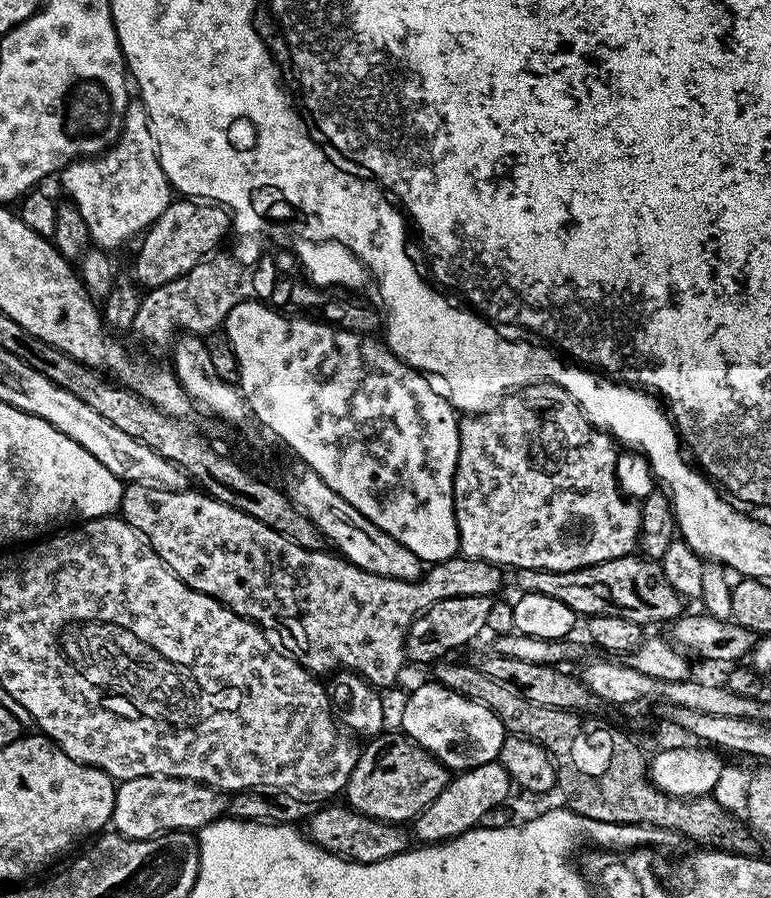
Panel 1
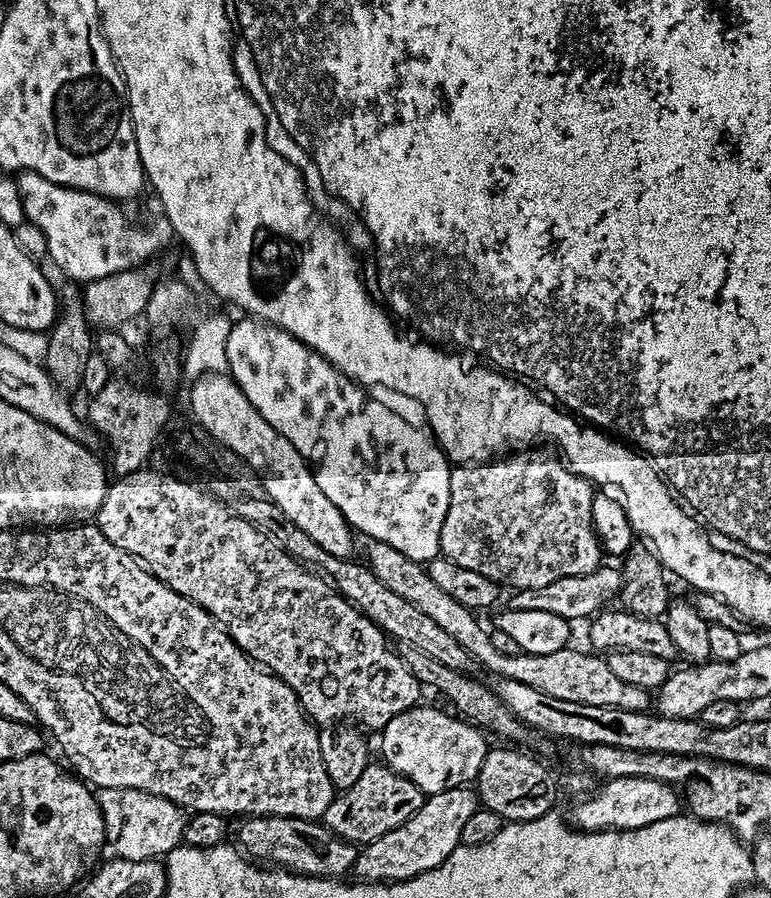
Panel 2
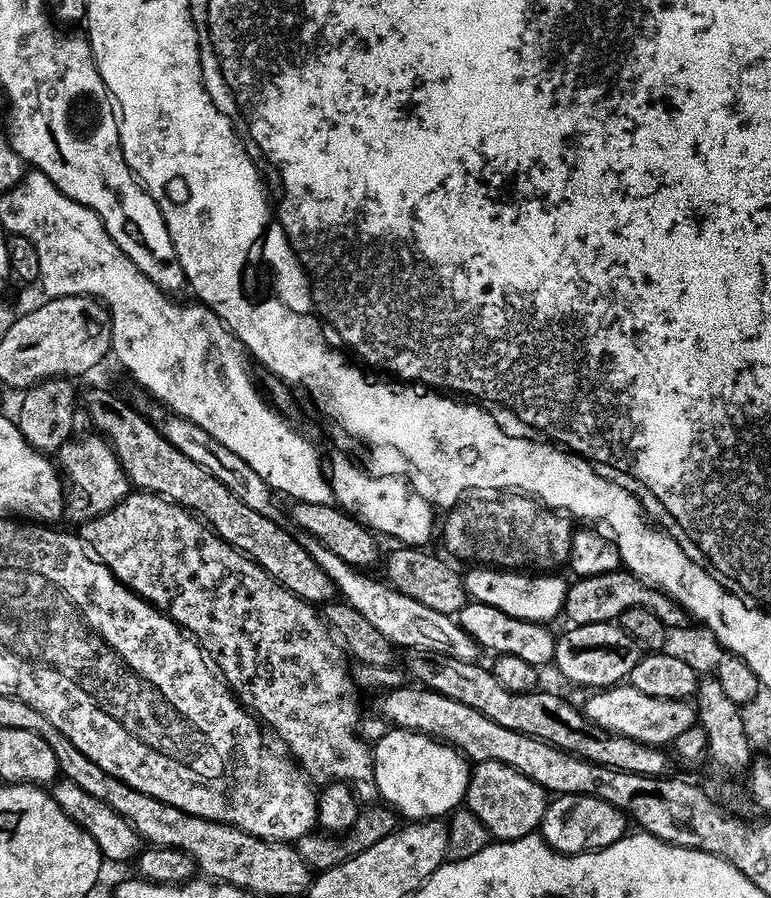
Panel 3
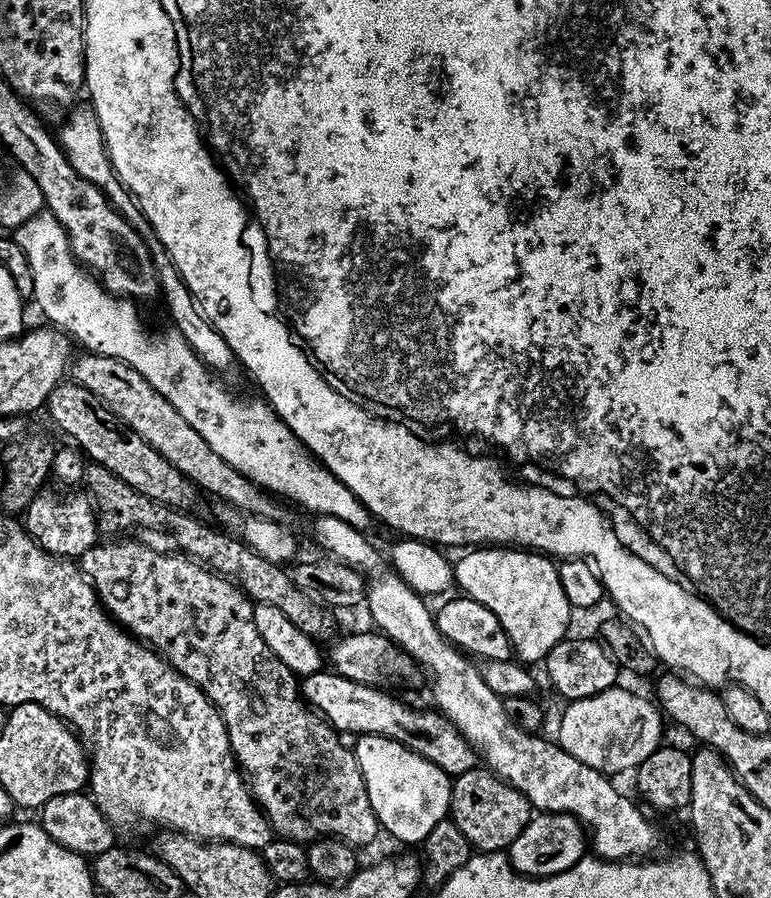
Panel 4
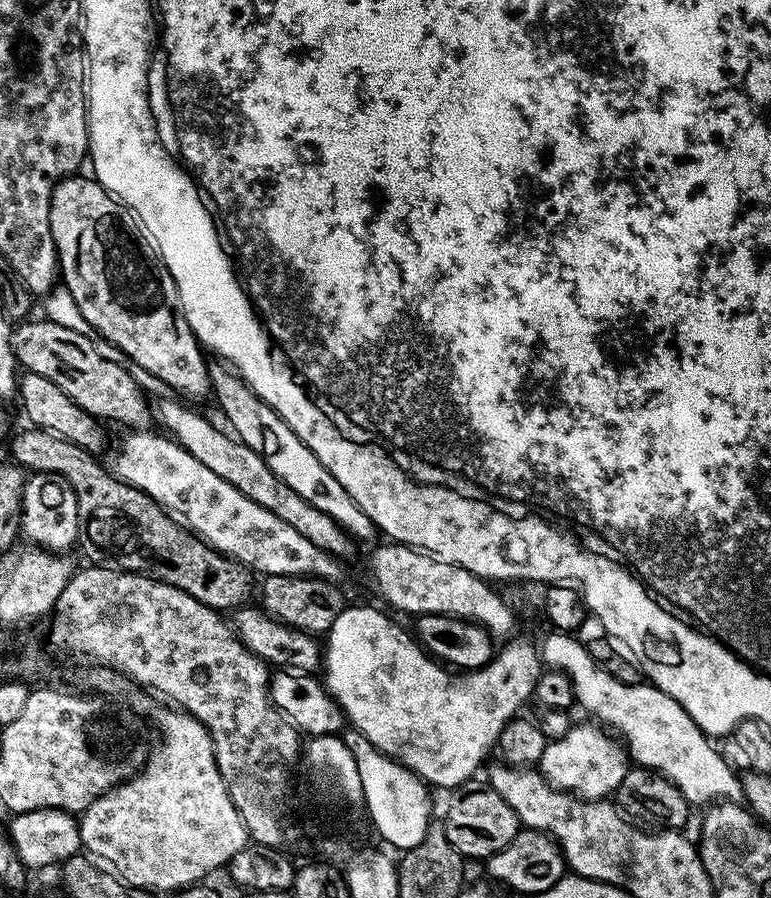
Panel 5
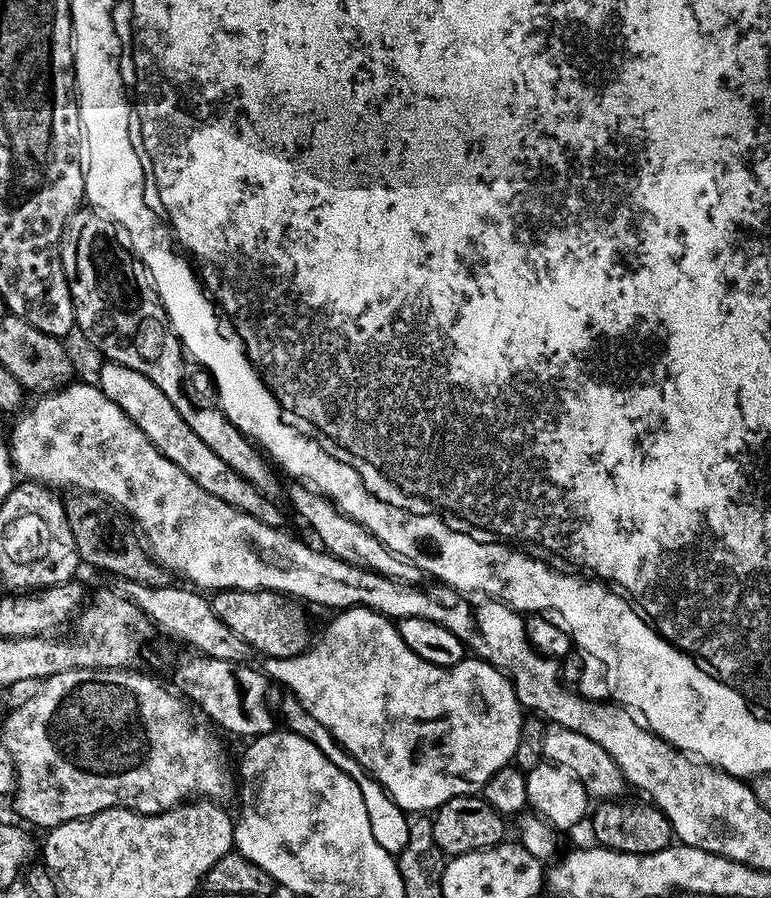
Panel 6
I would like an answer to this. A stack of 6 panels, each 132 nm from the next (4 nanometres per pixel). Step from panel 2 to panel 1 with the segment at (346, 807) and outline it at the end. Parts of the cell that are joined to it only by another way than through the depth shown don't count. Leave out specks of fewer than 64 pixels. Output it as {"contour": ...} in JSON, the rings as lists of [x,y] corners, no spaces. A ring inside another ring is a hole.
{"contour":[[[388,730],[381,735],[371,737],[365,744],[368,745],[357,755],[356,765],[342,793],[343,799],[348,799],[345,800],[347,807],[353,808],[358,814],[366,814],[370,818],[385,820],[391,824],[415,821],[417,814],[423,812],[426,806],[430,806],[430,802],[434,802],[434,798],[442,794],[442,790],[449,782],[449,769],[403,734],[395,736]]]}

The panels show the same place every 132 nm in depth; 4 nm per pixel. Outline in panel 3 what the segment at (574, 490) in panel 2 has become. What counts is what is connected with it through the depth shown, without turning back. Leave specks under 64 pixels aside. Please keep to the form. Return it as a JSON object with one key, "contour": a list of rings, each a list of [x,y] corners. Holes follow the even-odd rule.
{"contour":[[[500,494],[497,500],[472,500],[461,502],[447,513],[448,516],[442,520],[442,528],[444,524],[444,548],[449,552],[449,557],[457,556],[460,560],[469,560],[467,563],[472,566],[491,566],[493,568],[503,568],[505,570],[556,570],[560,563],[573,555],[574,549],[571,546],[572,535],[574,533],[574,524],[567,515],[561,514],[559,511],[544,507],[539,500],[527,494]]]}

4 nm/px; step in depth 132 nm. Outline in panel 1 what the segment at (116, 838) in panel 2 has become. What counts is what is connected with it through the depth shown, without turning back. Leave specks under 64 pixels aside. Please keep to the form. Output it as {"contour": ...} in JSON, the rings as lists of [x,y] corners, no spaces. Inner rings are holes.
{"contour":[[[139,776],[117,783],[111,827],[126,839],[146,840],[162,832],[192,832],[221,819],[226,812],[225,793],[199,784],[169,776]]]}

